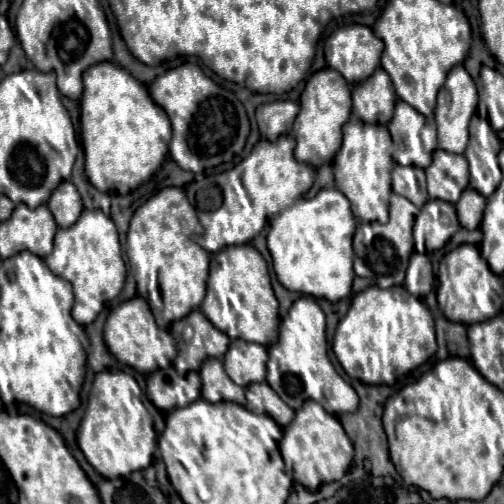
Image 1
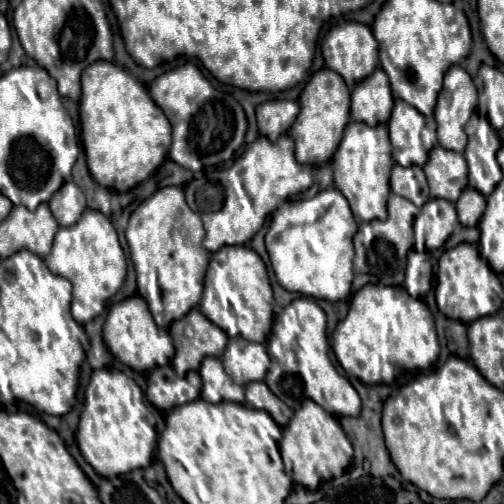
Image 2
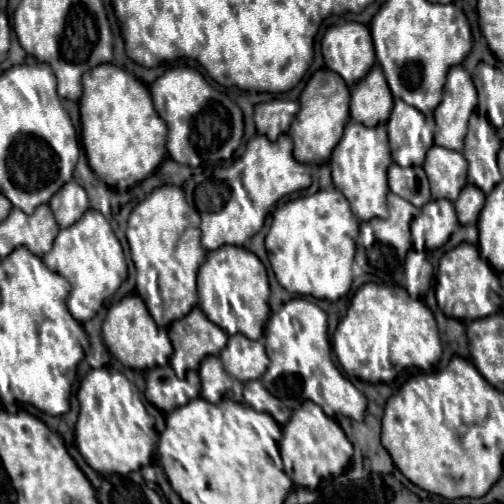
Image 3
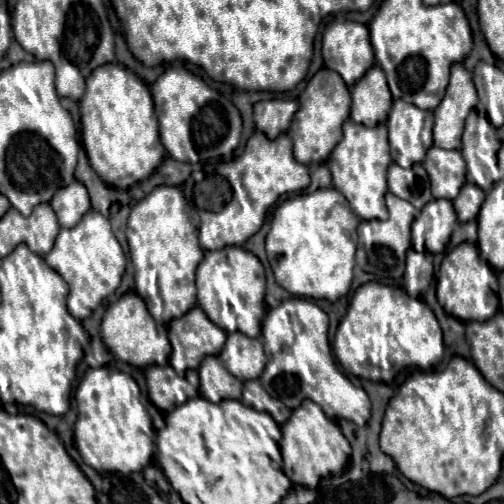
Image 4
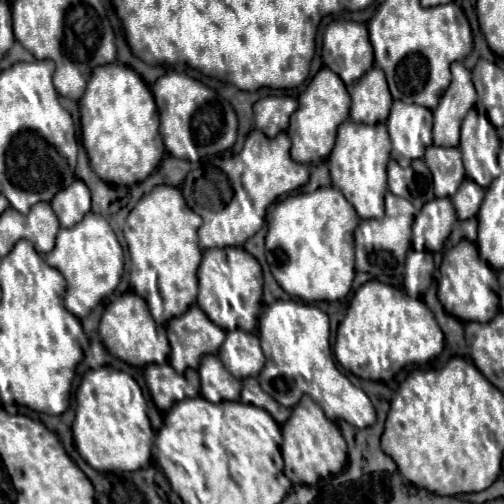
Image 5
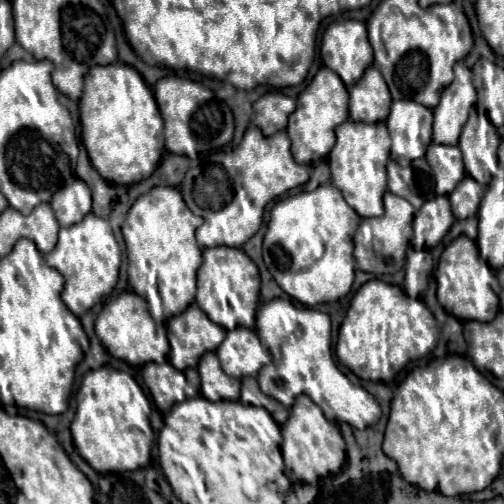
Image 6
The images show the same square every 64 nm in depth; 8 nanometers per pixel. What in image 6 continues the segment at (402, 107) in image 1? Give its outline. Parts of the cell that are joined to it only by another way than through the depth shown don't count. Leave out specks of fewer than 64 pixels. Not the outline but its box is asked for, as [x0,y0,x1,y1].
[384,100,432,161]

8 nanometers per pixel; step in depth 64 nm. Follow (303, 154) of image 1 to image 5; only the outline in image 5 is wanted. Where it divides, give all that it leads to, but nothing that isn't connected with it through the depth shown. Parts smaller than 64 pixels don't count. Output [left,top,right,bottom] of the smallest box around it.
[288,68,350,164]

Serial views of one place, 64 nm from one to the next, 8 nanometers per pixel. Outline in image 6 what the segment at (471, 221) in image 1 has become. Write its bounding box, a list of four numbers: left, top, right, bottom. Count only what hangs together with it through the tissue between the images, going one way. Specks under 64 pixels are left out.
[450,176,484,218]

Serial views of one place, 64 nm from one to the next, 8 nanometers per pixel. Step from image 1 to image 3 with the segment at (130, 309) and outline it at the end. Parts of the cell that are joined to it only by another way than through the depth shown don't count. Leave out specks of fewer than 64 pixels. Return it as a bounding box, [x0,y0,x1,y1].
[102,294,172,370]

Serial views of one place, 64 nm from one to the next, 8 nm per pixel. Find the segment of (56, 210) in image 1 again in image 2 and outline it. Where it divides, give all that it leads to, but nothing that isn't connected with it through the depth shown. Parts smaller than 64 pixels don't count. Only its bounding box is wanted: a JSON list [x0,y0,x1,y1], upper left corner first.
[48,182,86,226]

